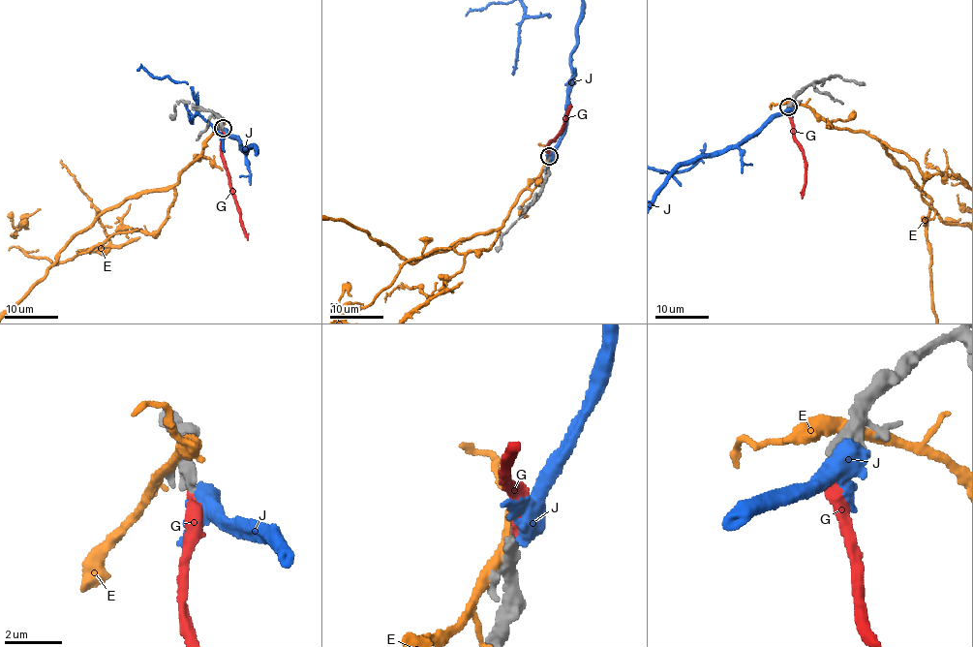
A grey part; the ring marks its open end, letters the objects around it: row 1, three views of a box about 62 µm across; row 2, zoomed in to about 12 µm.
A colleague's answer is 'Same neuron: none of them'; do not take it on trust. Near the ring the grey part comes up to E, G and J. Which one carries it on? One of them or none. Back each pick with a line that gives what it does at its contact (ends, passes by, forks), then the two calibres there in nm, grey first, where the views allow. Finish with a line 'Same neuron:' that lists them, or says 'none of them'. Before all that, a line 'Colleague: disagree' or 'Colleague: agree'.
Colleague: agree
Same neuron: none of them

